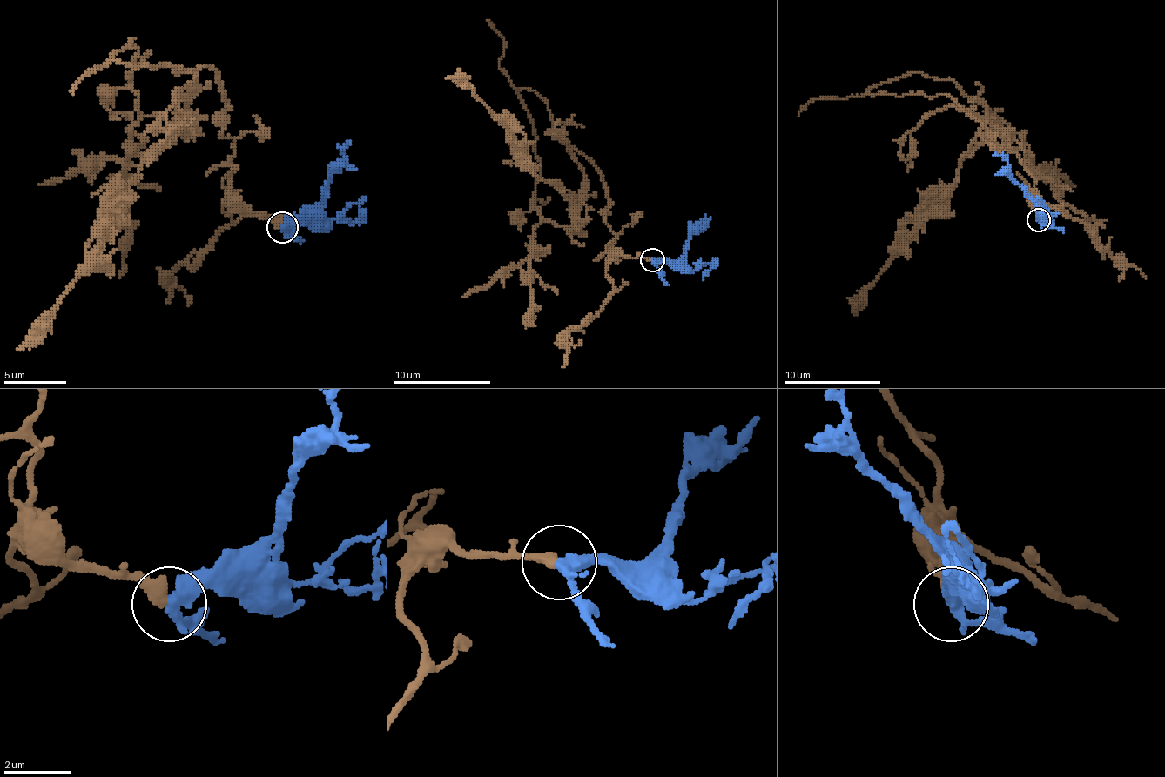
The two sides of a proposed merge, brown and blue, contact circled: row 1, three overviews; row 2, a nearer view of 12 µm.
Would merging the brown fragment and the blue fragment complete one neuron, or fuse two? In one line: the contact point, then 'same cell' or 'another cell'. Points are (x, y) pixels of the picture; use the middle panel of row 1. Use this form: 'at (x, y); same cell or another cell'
at (652, 259); same cell

